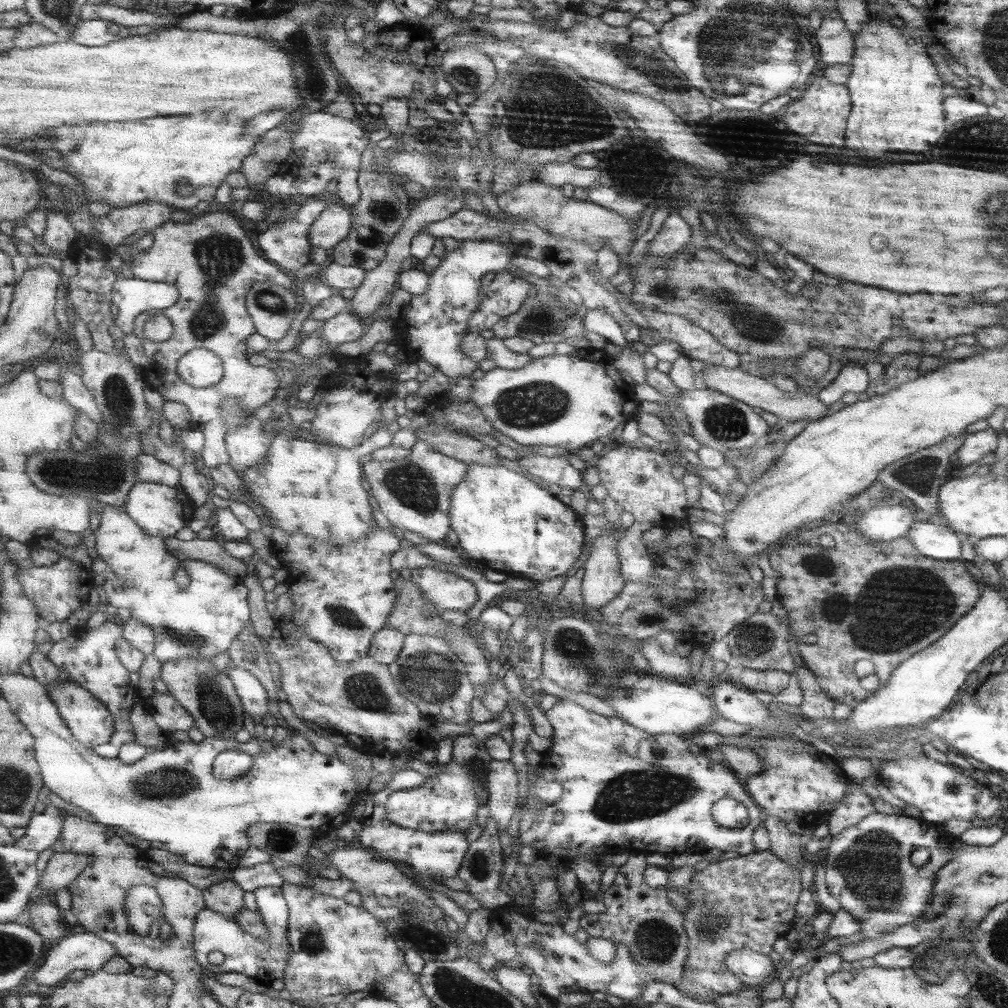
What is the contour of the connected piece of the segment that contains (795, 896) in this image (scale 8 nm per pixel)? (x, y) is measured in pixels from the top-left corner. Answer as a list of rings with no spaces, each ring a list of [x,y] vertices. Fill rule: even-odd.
[[[755,850],[739,858],[711,864],[703,872],[695,872],[687,896],[691,902],[691,910],[687,910],[687,936],[691,936],[687,966],[691,966],[689,972],[693,976],[679,986],[685,996],[703,996],[713,1002],[719,996],[729,996],[745,988],[735,974],[727,972],[723,958],[739,948],[763,956],[773,952],[775,940],[787,936],[793,928],[801,890],[801,870],[791,868],[791,864],[771,850]]]

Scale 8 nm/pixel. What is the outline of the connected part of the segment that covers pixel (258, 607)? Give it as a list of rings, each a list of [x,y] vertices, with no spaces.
[[[251,572],[249,576],[243,578],[245,588],[249,588],[249,604],[251,604],[251,624],[255,626],[257,636],[261,636],[265,642],[269,642],[269,638],[273,638],[275,630],[277,630],[277,620],[273,616],[273,612],[267,610],[267,600],[265,600],[265,590],[261,586],[263,578],[259,578],[255,572]]]

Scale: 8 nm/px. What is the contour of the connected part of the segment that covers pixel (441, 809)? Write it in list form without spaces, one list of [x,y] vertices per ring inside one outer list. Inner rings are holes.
[[[473,758],[469,762],[449,762],[445,764],[445,768],[435,774],[429,776],[423,786],[415,786],[413,790],[401,790],[389,796],[387,802],[387,818],[403,828],[411,828],[411,830],[421,830],[427,834],[469,834],[469,828],[475,826],[477,820],[477,812],[481,806],[479,802],[479,788],[485,788],[487,794],[491,794],[491,780],[489,776],[481,776],[481,772],[489,772],[489,764],[483,764],[481,758]]]

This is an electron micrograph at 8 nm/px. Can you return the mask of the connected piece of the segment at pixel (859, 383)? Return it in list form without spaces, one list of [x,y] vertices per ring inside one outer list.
[[[851,360],[843,364],[837,378],[819,392],[819,402],[829,408],[831,404],[839,402],[845,394],[861,396],[867,390],[867,384],[869,384],[867,370],[863,368],[863,364]]]

